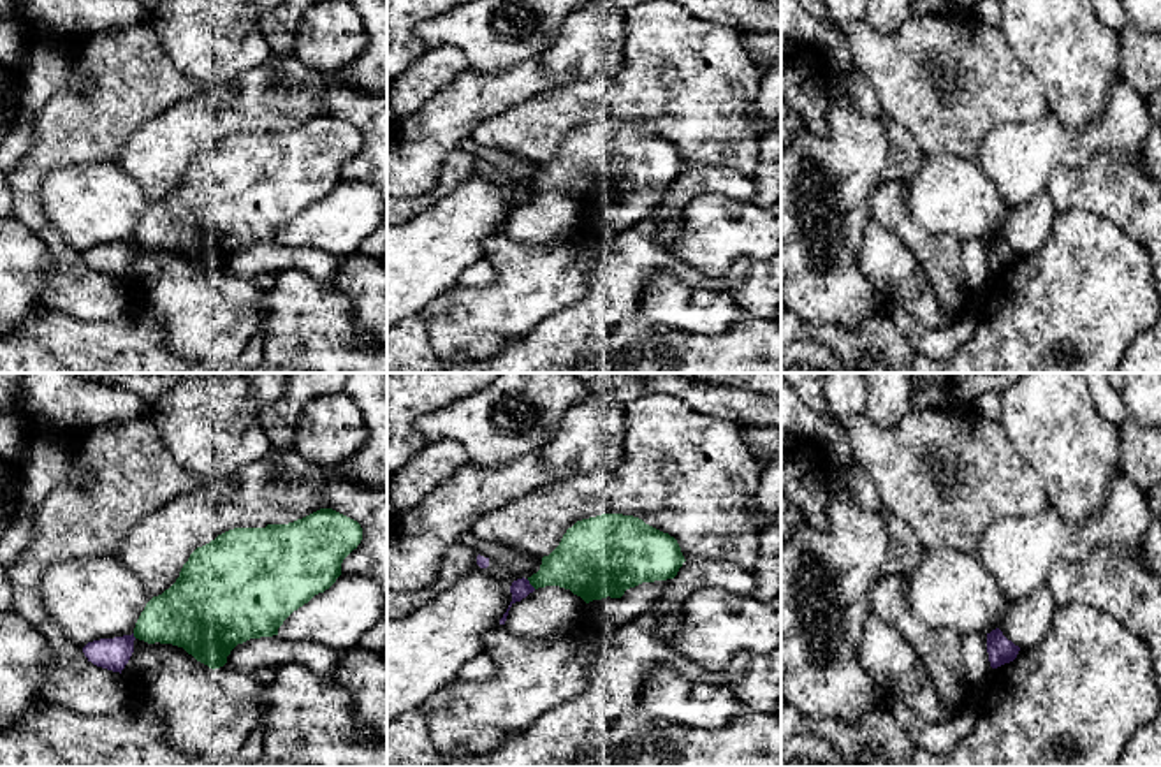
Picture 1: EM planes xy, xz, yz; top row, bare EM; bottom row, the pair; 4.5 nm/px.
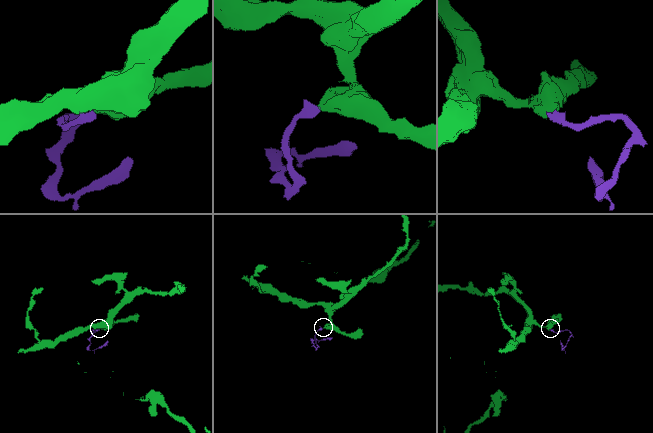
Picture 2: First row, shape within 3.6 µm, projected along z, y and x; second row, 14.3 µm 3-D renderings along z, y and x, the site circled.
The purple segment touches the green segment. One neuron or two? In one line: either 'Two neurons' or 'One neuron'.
Two neurons

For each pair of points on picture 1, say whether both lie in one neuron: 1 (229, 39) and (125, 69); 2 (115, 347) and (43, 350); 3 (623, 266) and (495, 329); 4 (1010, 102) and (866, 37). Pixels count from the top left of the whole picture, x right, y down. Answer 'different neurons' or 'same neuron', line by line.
1: different neurons
2: same neuron
3: different neurons
4: same neuron

